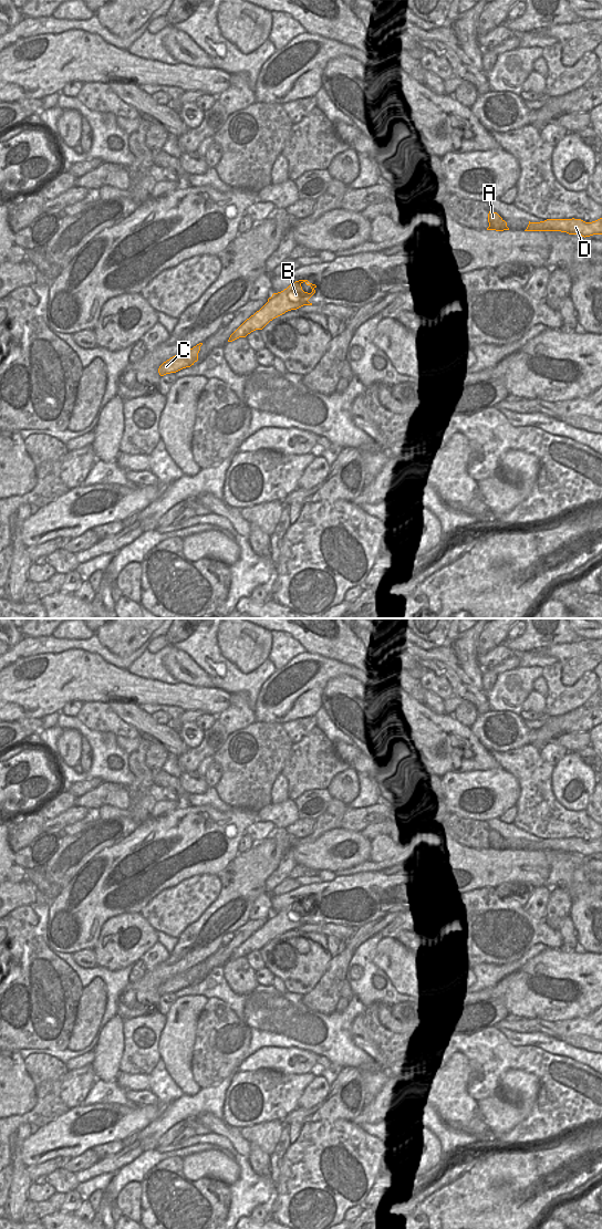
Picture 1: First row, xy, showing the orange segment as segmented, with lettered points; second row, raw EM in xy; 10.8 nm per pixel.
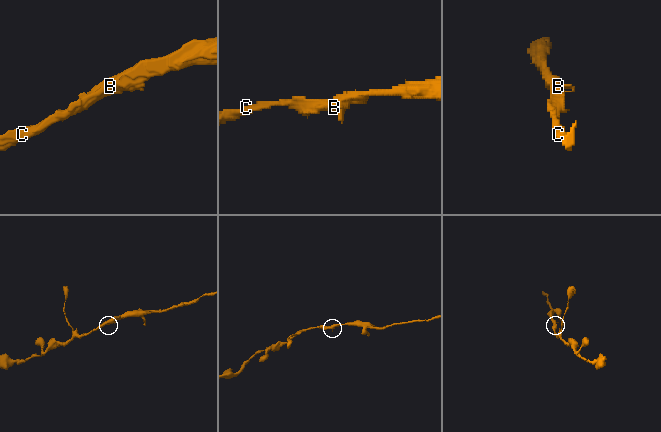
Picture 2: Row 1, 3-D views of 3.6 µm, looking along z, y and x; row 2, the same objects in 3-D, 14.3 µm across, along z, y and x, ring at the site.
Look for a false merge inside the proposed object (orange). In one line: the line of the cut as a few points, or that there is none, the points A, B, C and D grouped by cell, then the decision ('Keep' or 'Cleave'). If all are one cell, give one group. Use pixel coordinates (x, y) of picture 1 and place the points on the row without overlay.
Split along xy (502, 840), (500, 850). Groups: A / B C D. Cleave.

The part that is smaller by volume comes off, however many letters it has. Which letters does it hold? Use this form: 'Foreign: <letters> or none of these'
Foreign: A

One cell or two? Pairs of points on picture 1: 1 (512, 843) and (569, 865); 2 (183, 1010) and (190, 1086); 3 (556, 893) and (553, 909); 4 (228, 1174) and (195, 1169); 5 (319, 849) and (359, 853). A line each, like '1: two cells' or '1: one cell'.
1: two cells
2: one cell
3: one cell
4: one cell
5: one cell

